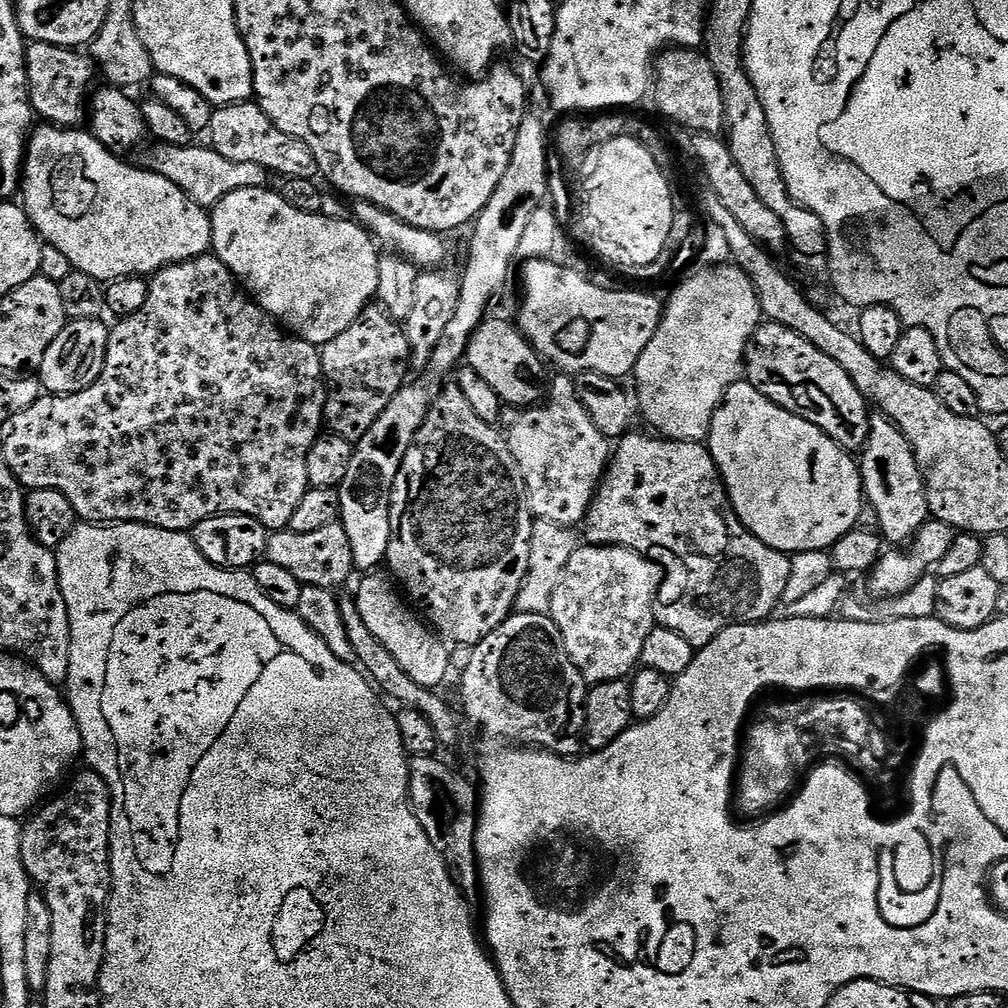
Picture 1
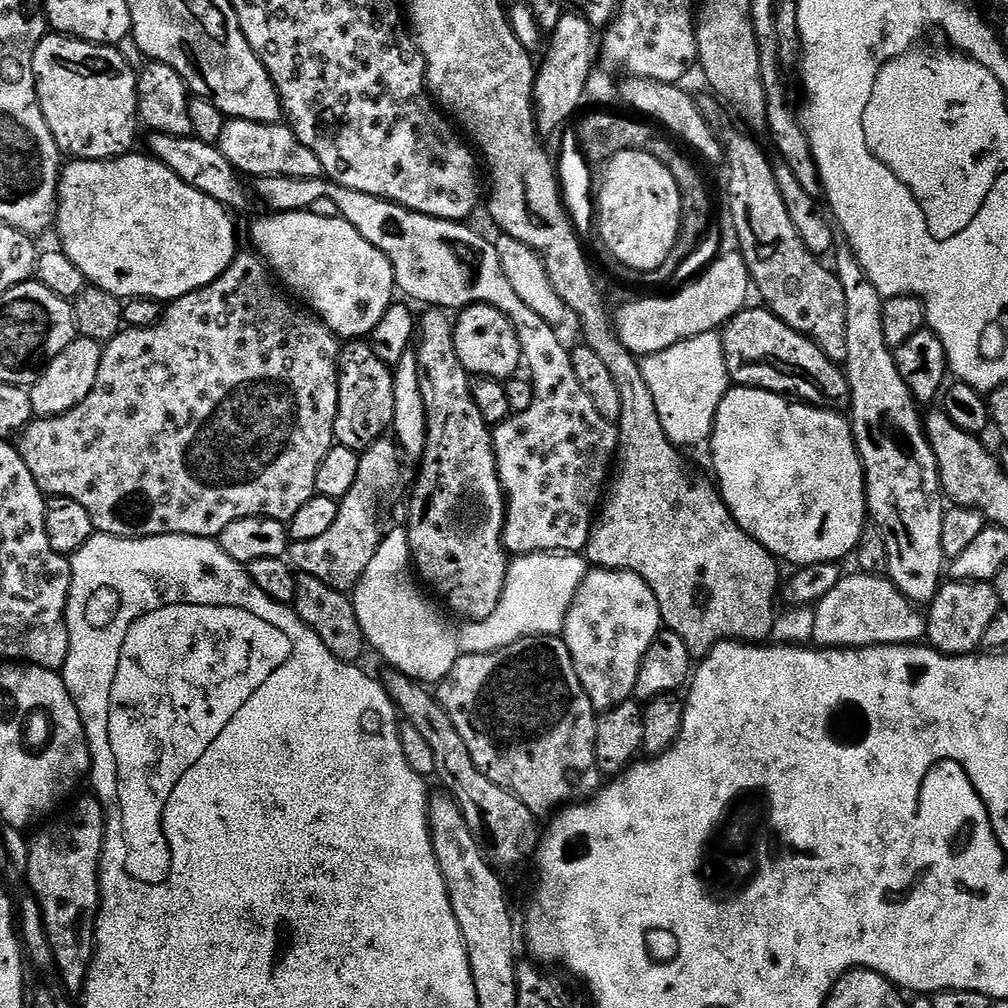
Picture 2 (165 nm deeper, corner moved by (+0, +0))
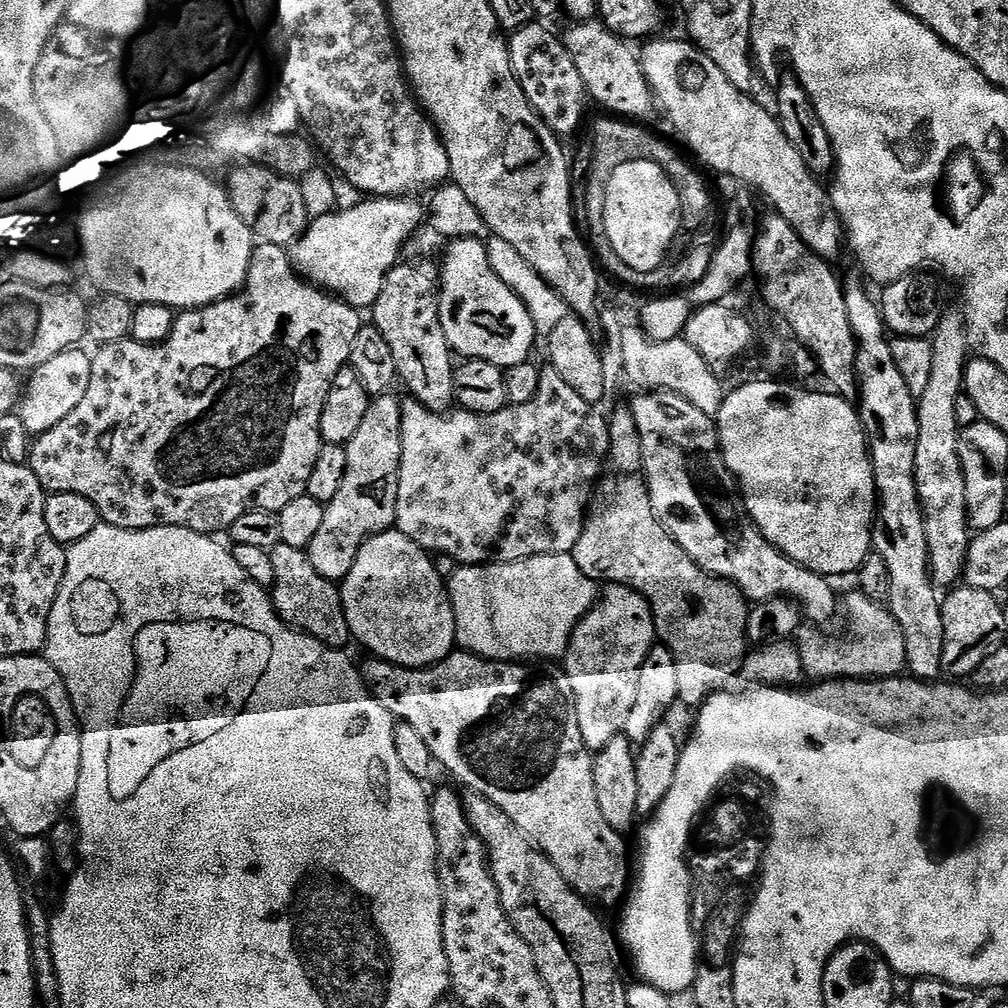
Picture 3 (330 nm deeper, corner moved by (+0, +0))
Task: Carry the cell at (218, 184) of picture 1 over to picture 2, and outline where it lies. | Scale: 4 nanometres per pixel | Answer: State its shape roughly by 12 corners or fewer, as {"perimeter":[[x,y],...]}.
{"perimeter":[[262,176],[273,213],[329,200],[421,305],[500,308],[495,243],[327,178]]}

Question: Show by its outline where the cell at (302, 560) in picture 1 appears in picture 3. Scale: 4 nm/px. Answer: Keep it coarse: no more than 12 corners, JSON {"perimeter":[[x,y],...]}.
{"perimeter":[[380,398],[346,445],[344,488],[308,560],[343,582],[396,523],[400,404]]}

